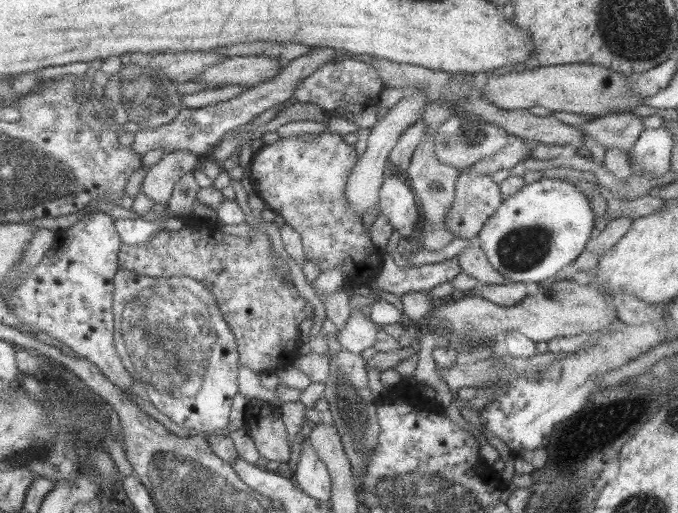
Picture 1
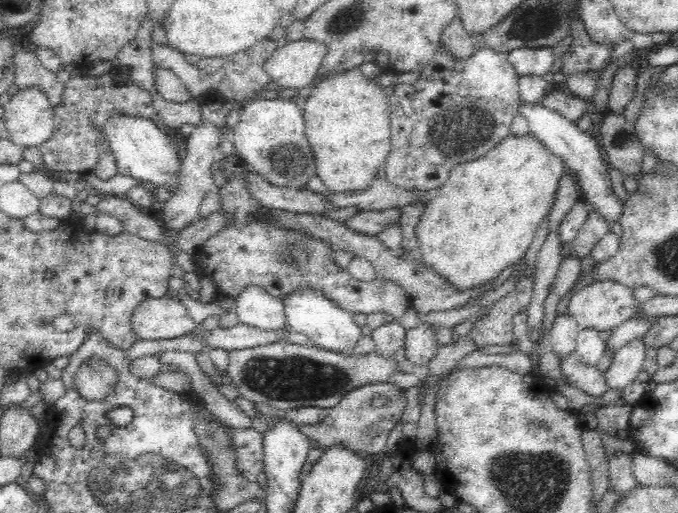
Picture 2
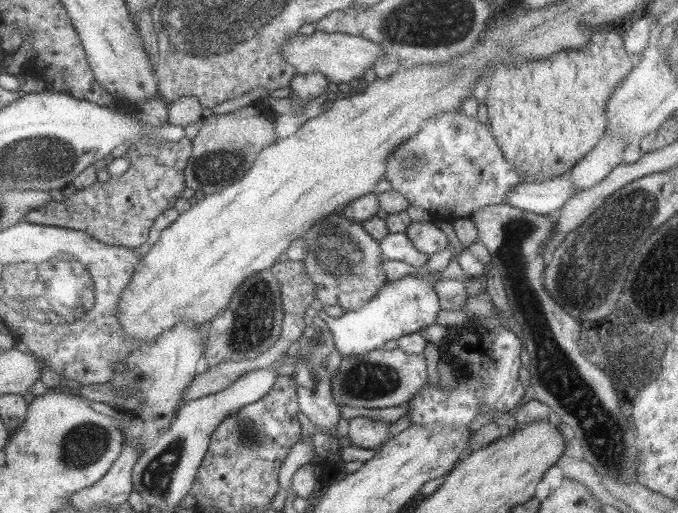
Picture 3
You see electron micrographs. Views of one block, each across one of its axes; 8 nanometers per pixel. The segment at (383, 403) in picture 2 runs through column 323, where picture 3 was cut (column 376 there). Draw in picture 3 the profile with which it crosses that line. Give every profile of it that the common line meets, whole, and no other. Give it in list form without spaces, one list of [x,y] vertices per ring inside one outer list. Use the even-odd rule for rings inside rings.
[[[352,416],[348,420],[348,437],[351,446],[362,449],[376,449],[387,438],[391,422],[373,420],[367,416]]]

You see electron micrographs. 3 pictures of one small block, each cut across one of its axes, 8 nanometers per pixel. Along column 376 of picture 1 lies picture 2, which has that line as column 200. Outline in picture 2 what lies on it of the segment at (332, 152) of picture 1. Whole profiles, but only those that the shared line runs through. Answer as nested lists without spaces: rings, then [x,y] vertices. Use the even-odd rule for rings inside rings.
[[[229,178],[218,192],[222,199],[222,213],[230,215],[232,222],[204,242],[195,260],[196,268],[210,279],[219,293],[236,298],[247,287],[257,285],[272,297],[282,300],[295,289],[310,287],[322,291],[334,304],[351,314],[384,312],[394,320],[404,316],[410,308],[410,299],[398,284],[387,279],[359,282],[347,269],[338,269],[332,262],[333,250],[328,242],[316,242],[298,230],[285,230],[277,224],[259,222],[255,215],[260,217],[266,208],[250,195],[248,187],[244,187],[244,179]]]

